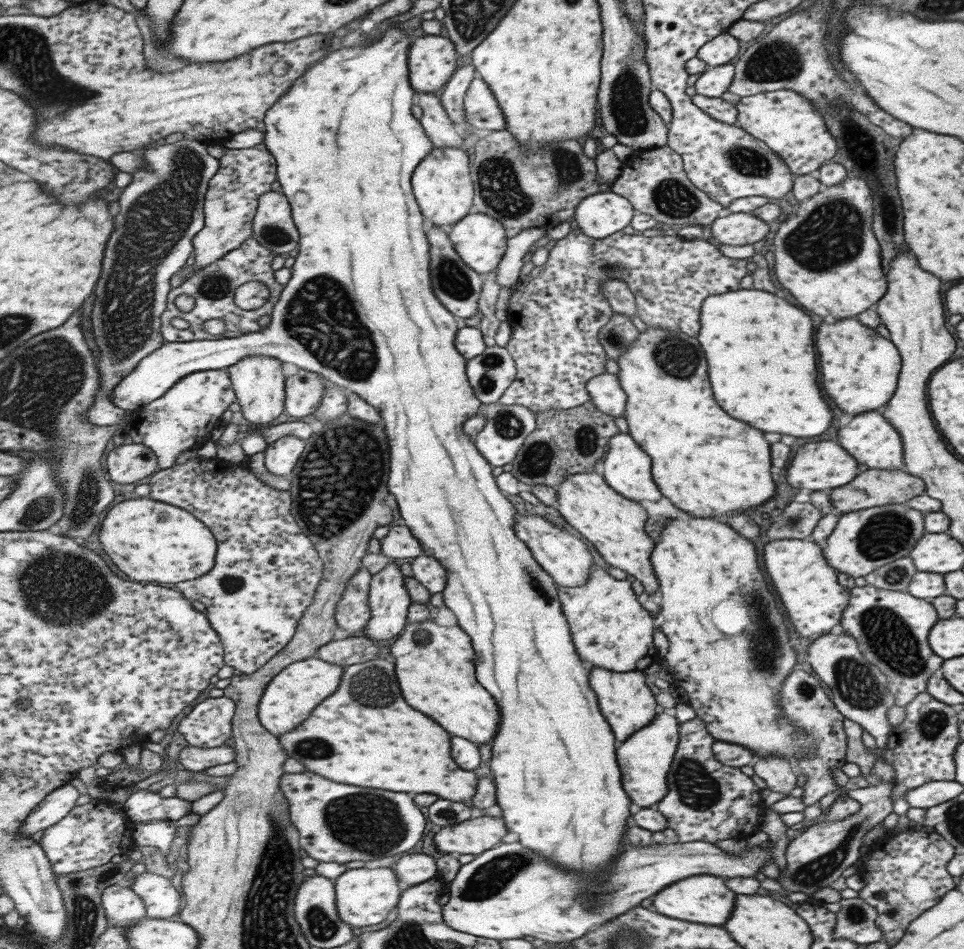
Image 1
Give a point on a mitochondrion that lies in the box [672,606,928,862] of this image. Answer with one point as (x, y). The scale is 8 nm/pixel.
(855, 682)

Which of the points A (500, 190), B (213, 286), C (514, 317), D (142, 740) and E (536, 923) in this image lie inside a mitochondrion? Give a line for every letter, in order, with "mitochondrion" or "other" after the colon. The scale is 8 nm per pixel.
A: mitochondrion
B: mitochondrion
C: other
D: other
E: other

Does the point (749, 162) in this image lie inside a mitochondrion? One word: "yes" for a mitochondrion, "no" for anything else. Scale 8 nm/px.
yes

